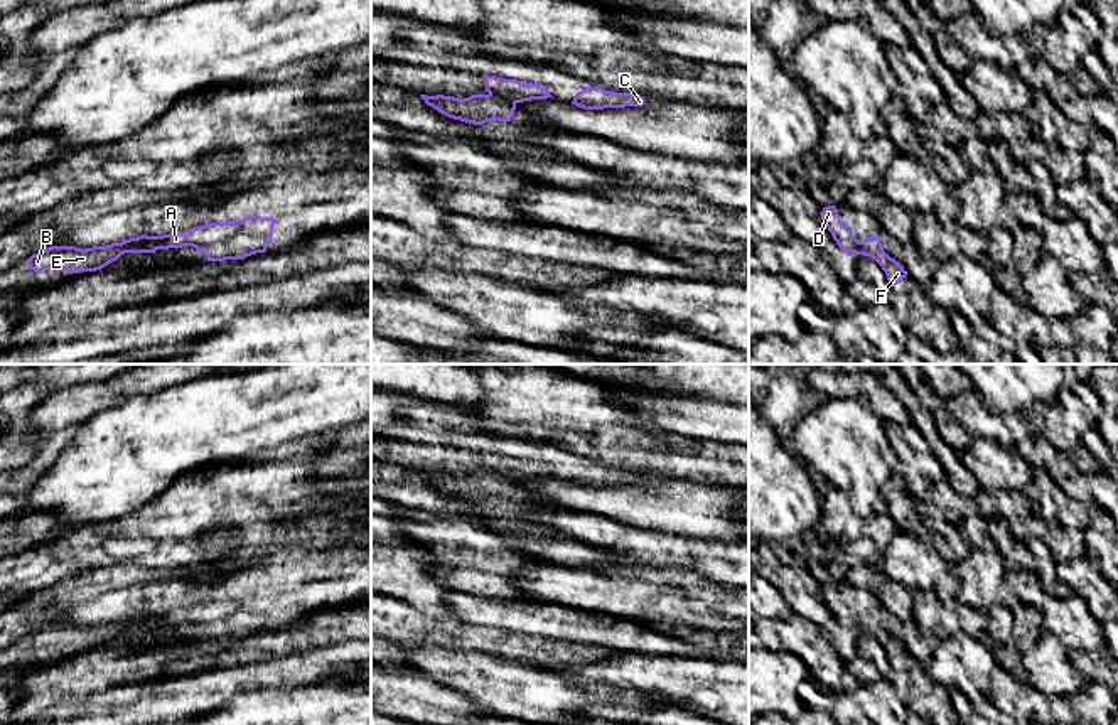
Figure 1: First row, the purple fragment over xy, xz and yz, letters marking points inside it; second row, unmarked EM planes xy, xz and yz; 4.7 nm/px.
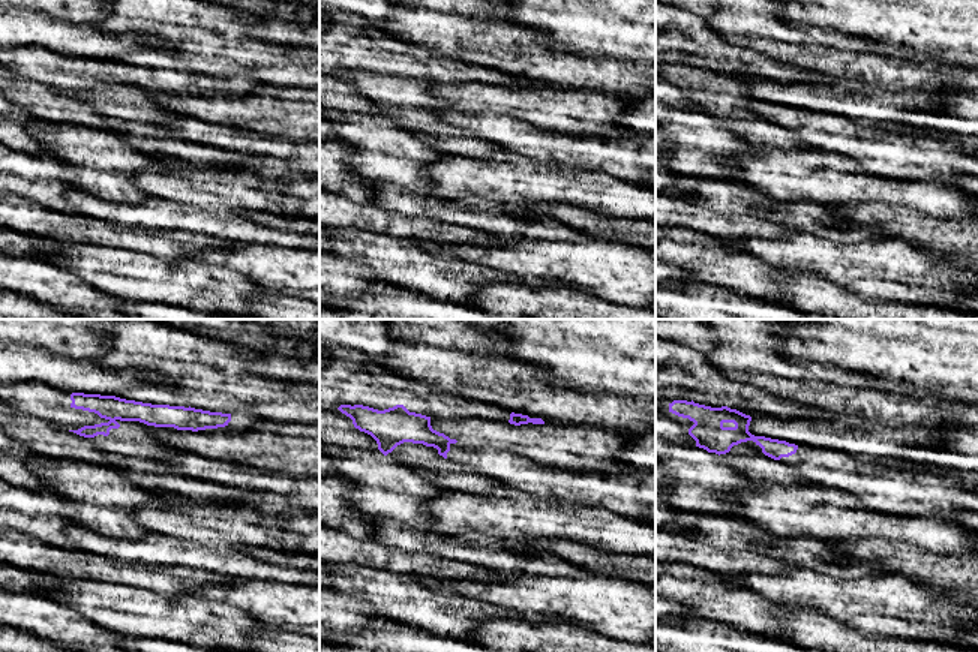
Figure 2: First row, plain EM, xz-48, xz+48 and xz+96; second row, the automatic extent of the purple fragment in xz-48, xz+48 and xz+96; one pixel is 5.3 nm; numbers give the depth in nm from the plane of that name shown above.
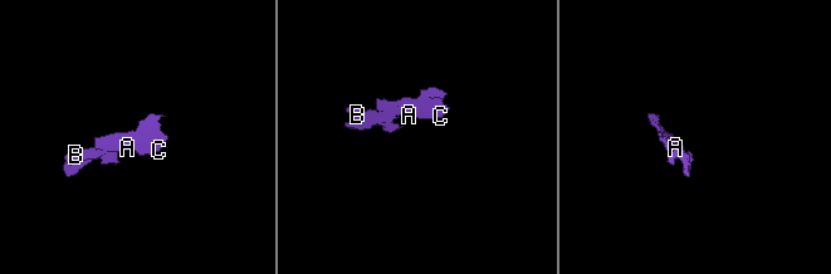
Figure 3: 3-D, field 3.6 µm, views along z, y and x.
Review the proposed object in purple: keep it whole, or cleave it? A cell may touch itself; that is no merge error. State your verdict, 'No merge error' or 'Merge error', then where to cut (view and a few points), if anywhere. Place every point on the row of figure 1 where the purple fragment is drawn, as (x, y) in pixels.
Merge error. Split along xz (489, 93), (510, 98), (515, 103)

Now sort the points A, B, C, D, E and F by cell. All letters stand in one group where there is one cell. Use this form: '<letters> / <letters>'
A C D / B E F

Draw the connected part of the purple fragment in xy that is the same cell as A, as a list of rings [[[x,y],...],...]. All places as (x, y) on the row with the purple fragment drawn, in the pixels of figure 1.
[[[251,216],[228,223],[209,223],[184,233],[137,236],[121,241],[125,253],[155,253],[157,250],[192,246],[207,261],[243,260],[265,253],[271,243],[273,218]]]

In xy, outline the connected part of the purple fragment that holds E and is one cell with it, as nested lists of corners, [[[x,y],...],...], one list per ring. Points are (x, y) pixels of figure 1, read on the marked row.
[[[123,243],[106,246],[76,248],[76,246],[49,246],[32,255],[25,266],[34,271],[57,270],[66,273],[96,271],[116,261],[125,255]]]

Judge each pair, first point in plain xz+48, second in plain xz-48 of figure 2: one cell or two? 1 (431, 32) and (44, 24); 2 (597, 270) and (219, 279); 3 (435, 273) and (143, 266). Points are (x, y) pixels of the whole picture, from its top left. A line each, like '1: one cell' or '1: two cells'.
1: two cells
2: two cells
3: one cell

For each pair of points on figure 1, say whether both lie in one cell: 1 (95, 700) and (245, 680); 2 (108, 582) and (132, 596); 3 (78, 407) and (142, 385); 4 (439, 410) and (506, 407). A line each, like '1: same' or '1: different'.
1: same
2: different
3: same
4: different

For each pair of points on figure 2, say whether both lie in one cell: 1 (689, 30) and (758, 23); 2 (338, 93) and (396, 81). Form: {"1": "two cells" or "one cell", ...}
{"1": "two cells", "2": "two cells"}

